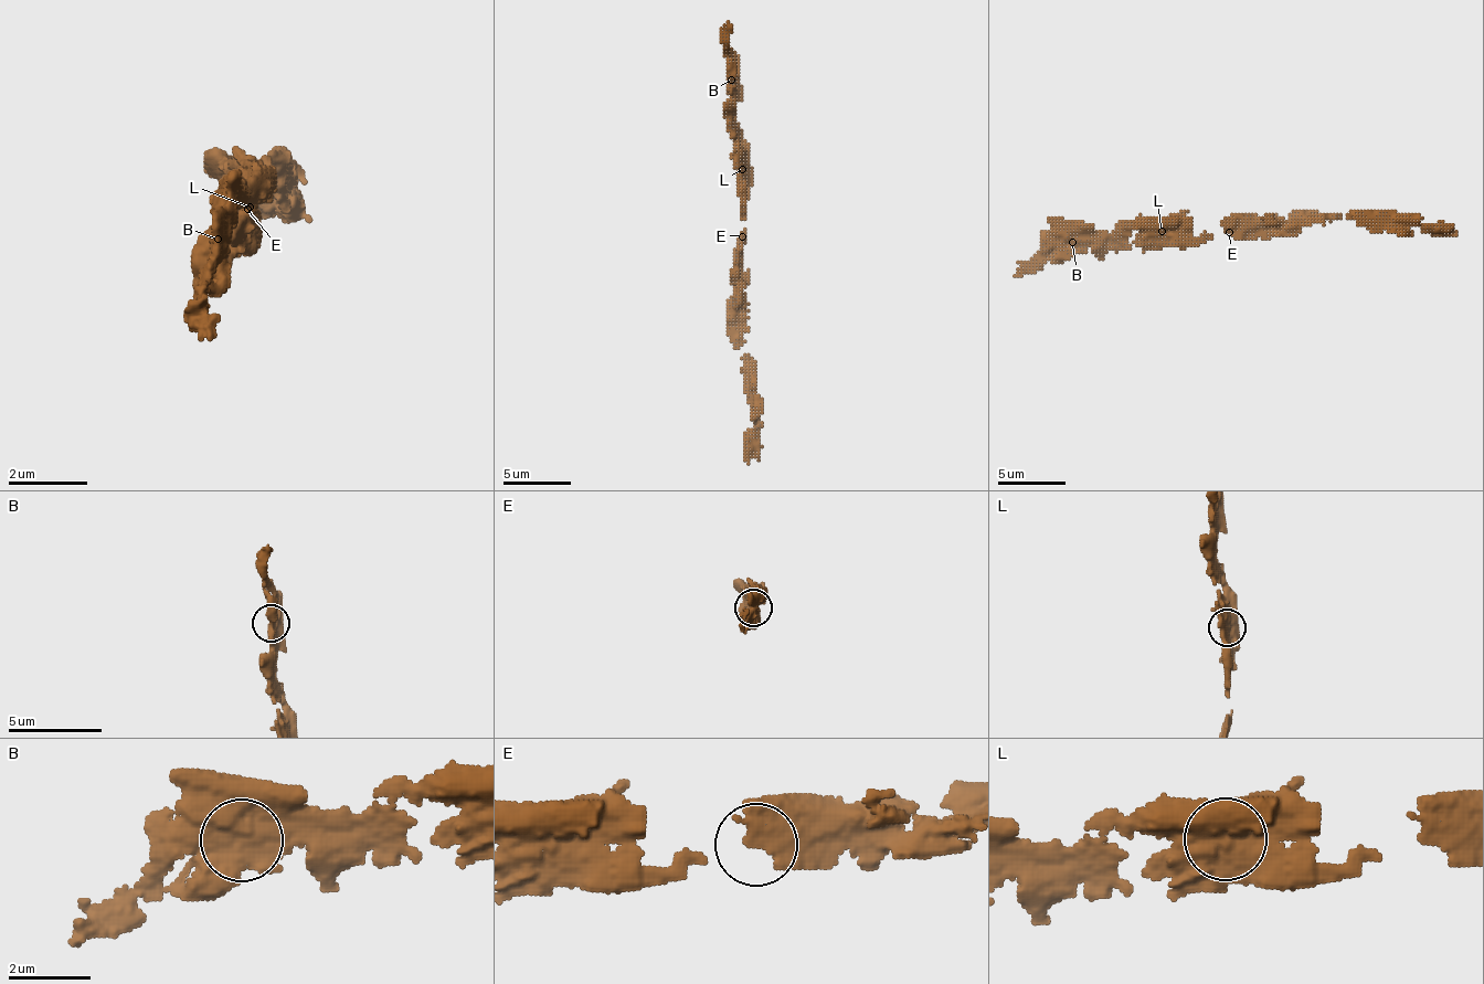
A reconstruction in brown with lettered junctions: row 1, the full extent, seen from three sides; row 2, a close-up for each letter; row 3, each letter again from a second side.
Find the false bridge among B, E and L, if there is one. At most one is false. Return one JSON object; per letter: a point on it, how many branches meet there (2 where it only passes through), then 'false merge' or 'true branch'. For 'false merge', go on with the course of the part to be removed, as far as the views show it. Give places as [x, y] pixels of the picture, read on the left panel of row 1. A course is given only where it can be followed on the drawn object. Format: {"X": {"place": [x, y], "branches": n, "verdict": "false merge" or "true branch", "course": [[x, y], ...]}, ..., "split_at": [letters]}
{"B": {"place": [218, 239], "branches": 2, "verdict": "true branch"}, "E": {"place": [247, 209], "branches": 2, "verdict": "true branch"}, "L": {"place": [250, 207], "branches": 2, "verdict": "true branch"}, "split_at": []}

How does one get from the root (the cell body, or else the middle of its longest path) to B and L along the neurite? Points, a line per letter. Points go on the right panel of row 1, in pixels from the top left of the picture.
B: (1239, 222), (1226, 232), (1198, 239), (1144, 239), (1130, 245), (1120, 242), (1072, 242)
L: (1239, 222), (1226, 232), (1198, 239), (1167, 239), (1161, 232)

